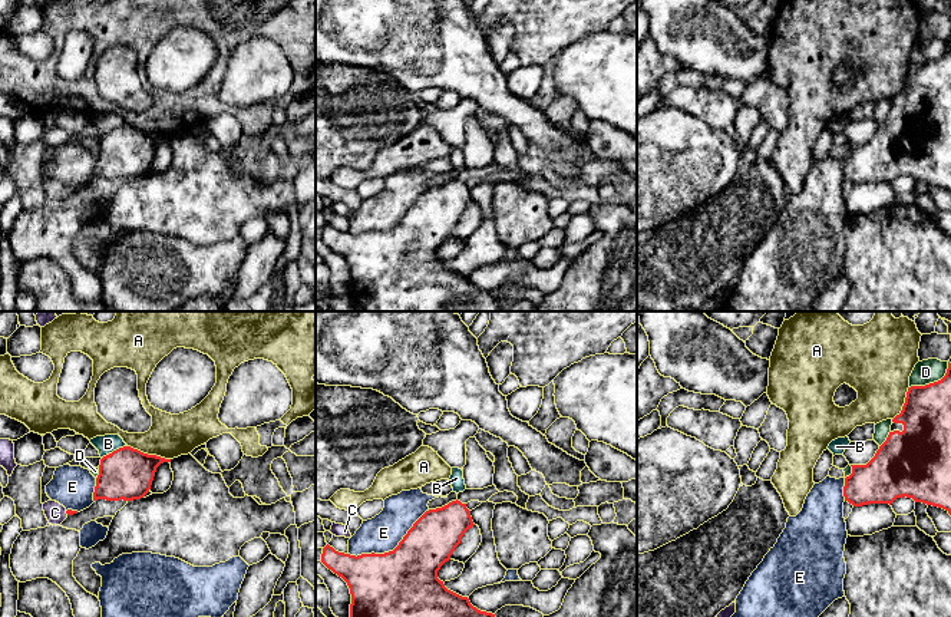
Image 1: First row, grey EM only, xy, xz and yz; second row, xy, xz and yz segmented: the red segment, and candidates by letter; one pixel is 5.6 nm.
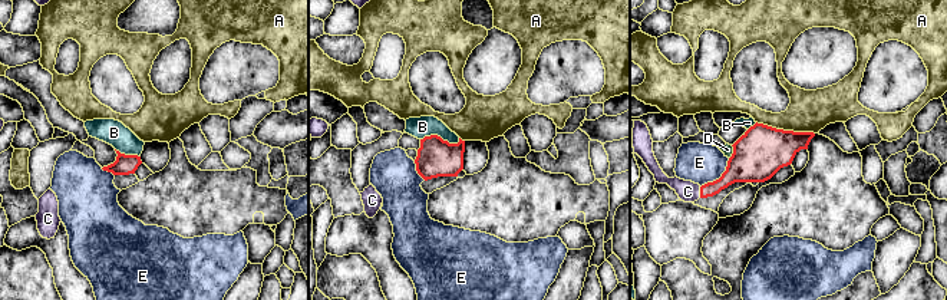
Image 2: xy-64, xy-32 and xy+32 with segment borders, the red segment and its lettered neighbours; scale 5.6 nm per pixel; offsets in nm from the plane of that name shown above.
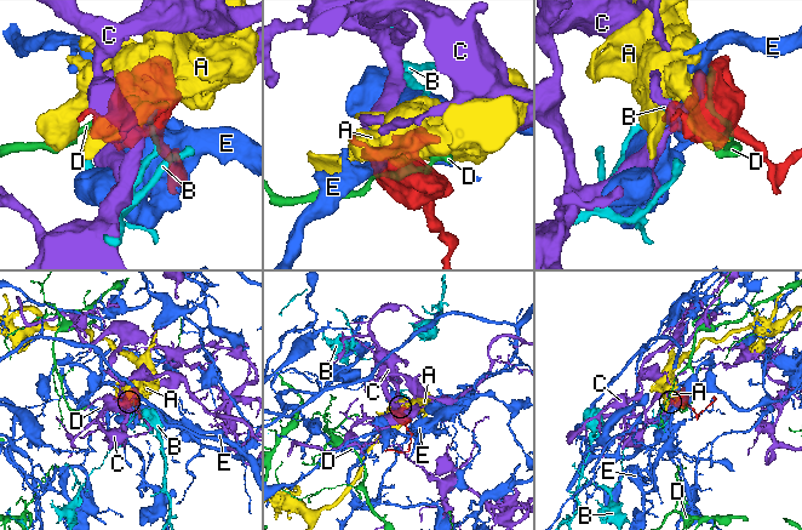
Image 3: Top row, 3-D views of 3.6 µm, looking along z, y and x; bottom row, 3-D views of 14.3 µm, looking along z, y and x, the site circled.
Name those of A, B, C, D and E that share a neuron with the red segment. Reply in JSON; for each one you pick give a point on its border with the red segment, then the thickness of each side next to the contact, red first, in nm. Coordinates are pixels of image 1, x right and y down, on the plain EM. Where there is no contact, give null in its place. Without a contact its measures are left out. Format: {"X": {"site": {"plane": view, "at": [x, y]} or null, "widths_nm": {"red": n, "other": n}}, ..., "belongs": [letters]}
{"C": {"site": {"plane": "xy", "at": [66, 191]}, "widths_nm": {"red": 30, "other": 120}}, "belongs": ["C"]}

